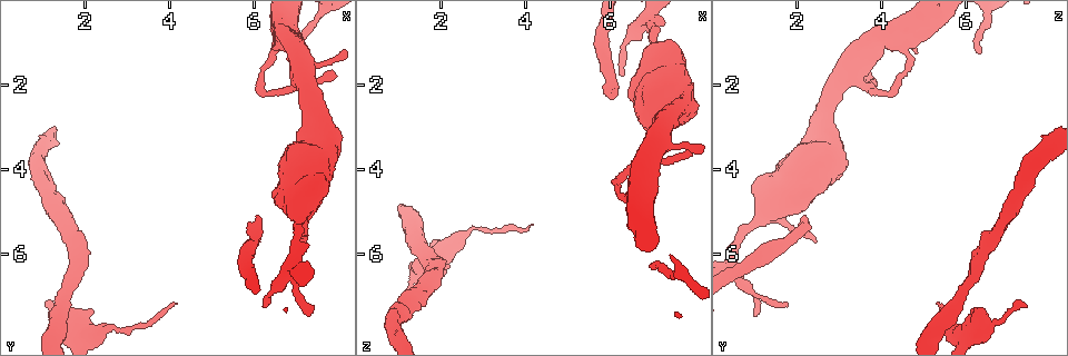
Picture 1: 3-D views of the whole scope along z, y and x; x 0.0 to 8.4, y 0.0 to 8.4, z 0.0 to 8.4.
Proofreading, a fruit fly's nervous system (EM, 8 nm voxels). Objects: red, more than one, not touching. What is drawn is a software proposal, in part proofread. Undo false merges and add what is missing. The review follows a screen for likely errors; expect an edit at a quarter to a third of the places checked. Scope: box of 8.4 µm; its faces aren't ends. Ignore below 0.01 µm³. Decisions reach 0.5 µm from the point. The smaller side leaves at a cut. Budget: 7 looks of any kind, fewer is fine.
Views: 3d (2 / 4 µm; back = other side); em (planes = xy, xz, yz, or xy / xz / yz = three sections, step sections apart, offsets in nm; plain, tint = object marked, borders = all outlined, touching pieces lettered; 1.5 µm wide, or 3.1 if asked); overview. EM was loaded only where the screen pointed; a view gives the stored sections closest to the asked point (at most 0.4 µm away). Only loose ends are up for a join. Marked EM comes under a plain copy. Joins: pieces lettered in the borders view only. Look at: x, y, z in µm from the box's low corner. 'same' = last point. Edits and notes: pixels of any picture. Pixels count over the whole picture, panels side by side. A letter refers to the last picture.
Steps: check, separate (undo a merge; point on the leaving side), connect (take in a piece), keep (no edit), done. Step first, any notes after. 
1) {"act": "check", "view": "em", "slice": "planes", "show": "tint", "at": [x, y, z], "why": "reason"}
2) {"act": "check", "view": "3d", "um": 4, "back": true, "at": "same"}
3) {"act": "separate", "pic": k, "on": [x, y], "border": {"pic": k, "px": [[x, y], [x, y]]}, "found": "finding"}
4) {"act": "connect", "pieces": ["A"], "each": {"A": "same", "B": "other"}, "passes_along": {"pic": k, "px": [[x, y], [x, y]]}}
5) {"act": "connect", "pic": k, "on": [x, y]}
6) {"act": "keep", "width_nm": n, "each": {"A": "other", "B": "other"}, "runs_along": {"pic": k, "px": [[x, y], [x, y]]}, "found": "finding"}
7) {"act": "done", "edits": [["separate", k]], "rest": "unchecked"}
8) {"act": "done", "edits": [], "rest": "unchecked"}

{"act": "check", "view": "3d", "um": 2, "at": [6.35, 7.10, 1.85], "why": "an open end"}

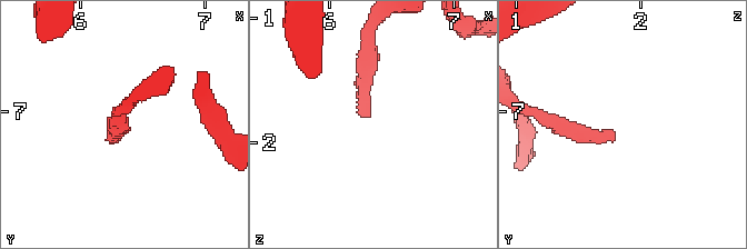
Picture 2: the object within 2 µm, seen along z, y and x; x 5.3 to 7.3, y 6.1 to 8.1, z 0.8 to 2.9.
{"act": "check", "view": "em", "slice": "planes", "show": "borders", "at": [6.32, 7.18, 1.78]}

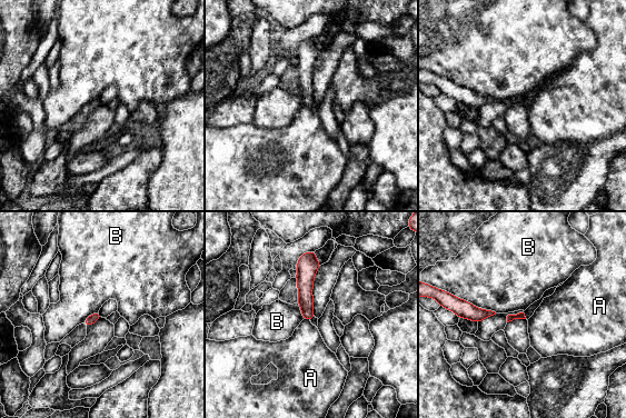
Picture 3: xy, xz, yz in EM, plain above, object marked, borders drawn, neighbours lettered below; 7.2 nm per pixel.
{"act": "keep", "longest_contact_nm": ["B", 360], "each": {"A": "other", "B": "other"}, "found": "no lettered piece goes on from it"}

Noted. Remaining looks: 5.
{"act": "check", "view": "3d", "um": 2, "at": [1.20, 7.20, 7.40], "why": "thin end"}

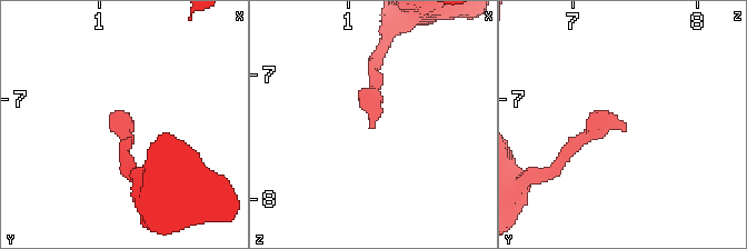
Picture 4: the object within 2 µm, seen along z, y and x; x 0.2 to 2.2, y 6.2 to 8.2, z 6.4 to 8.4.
{"act": "check", "view": "em", "slice": "planes", "show": "borders", "at": [1.20, 7.22, 7.42]}

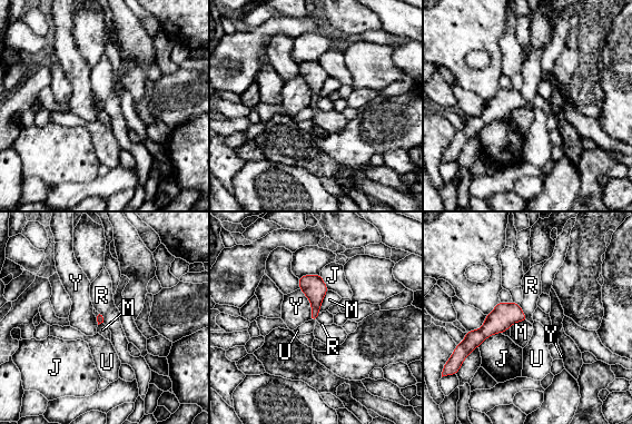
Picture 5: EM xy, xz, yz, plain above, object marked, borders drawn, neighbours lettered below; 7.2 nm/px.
{"act": "keep", "longest_contact_nm": ["Y", 240], "each": {"J": "other", "M": "other", "R": "other", "U": "other", "Y": "other"}, "border": {"pic": 5, "px": [[519, 304], [527, 321]]}, "found": "no lettered piece goes on from it"}

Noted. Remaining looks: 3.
{"act": "check", "view": "3d", "um": 2, "at": [1.40, 7.20, 5.70], "why": "sudden change in width"}

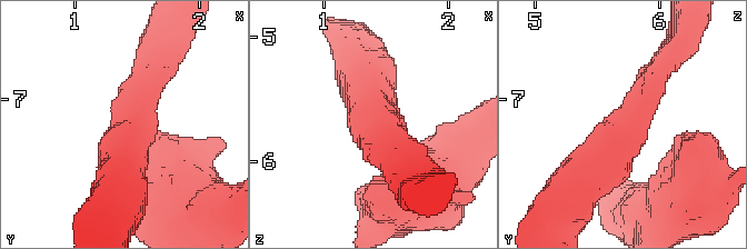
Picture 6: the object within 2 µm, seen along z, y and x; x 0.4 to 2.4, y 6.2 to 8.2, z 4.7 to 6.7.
{"act": "check", "view": "em", "slice": "planes", "show": "borders", "at": [1.48, 7.26, 5.70], "arm_widths_nm": [220, 420], "why": "now the EM"}

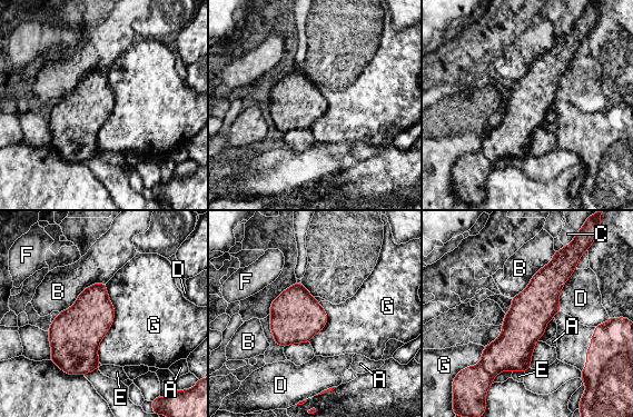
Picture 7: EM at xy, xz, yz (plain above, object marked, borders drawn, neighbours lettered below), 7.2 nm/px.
{"act": "keep", "each": {"A": "other", "B": "other", "C": "other", "D": "other", "E": "other", "F": "other", "G": "other"}, "runs_along": {"pic": 7, "px": [[564, 261], [493, 373]]}, "found": "all the same cell"}

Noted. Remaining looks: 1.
{"act": "done", "edits": [], "rest": "unchecked"}

